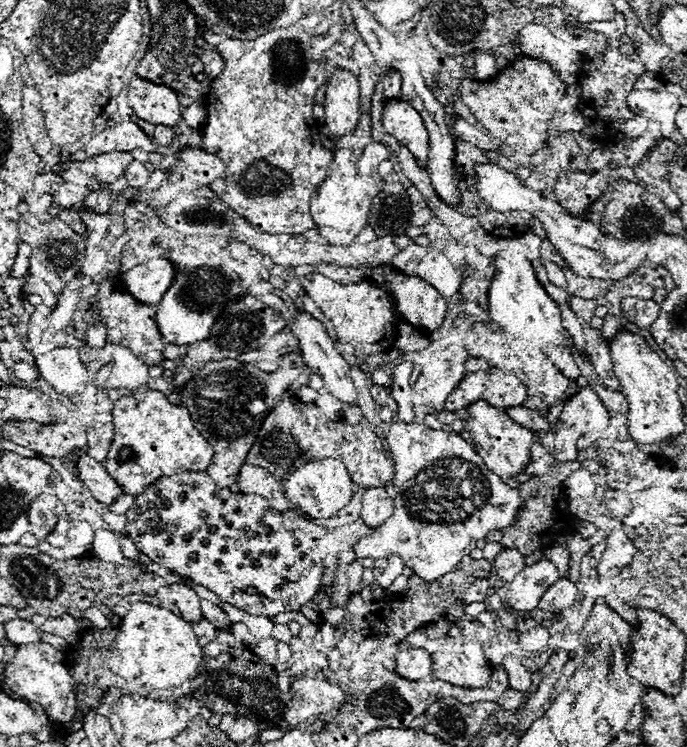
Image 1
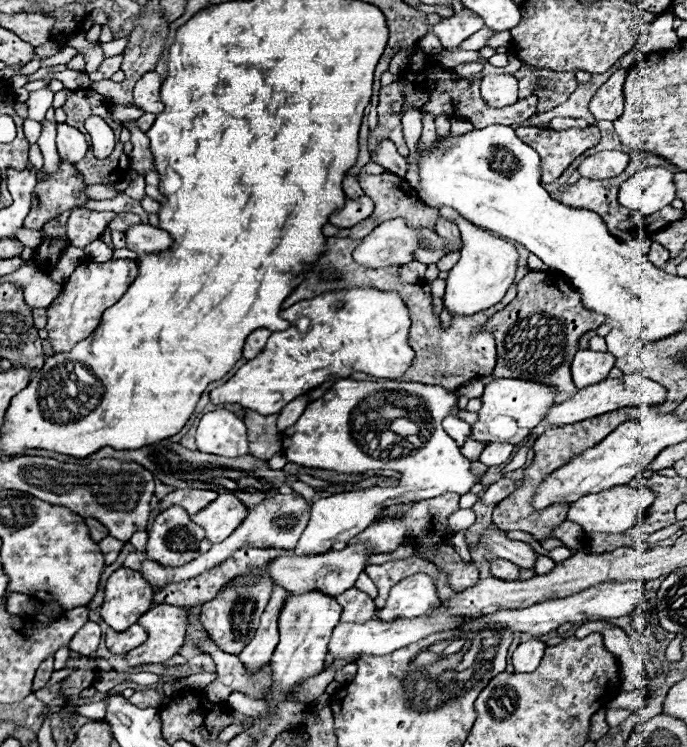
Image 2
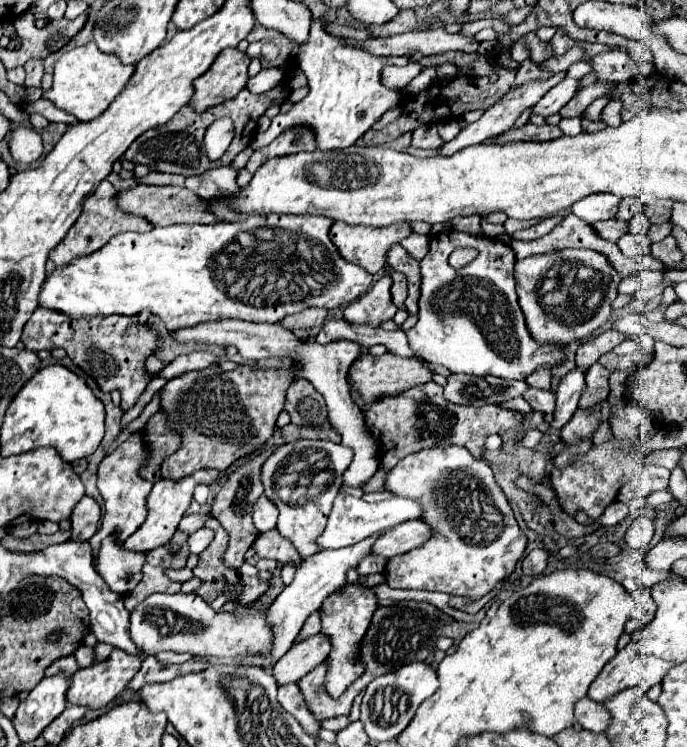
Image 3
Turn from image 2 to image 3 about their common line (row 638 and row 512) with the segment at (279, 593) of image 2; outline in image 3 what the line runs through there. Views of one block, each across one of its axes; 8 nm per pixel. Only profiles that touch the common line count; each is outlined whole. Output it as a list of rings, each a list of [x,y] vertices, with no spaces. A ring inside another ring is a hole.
[[[260,496],[256,500],[256,506],[252,510],[252,518],[254,518],[254,526],[260,530],[260,532],[268,532],[268,530],[274,530],[276,528],[276,518],[278,518],[278,510],[276,506]]]

